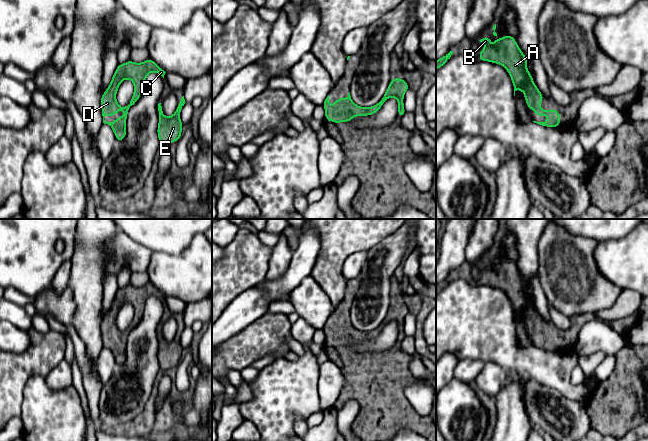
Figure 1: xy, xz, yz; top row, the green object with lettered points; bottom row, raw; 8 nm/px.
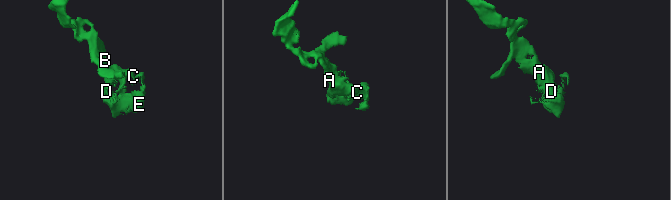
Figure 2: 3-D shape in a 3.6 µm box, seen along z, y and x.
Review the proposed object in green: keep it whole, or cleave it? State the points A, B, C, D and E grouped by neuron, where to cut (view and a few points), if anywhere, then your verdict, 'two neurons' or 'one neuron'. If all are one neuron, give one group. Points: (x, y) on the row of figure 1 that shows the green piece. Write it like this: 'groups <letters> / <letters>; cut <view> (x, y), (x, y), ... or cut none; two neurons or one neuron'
groups A B C D E; cut none; one neuron

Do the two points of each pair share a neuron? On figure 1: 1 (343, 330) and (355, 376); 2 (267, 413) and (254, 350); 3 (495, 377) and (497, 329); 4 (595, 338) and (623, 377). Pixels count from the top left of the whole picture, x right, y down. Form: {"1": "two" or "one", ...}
{"1": "one", "2": "two", "3": "two", "4": "two"}

